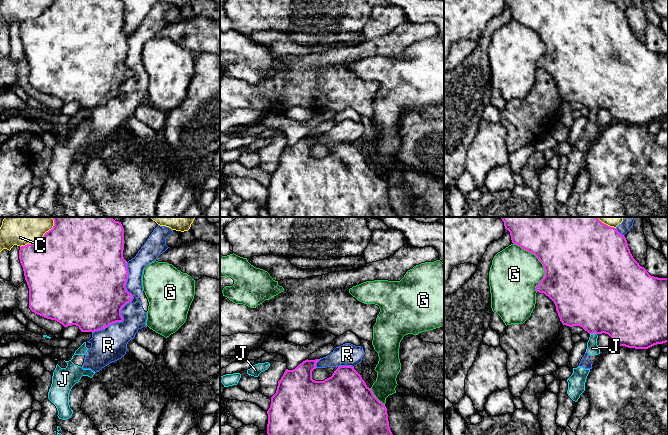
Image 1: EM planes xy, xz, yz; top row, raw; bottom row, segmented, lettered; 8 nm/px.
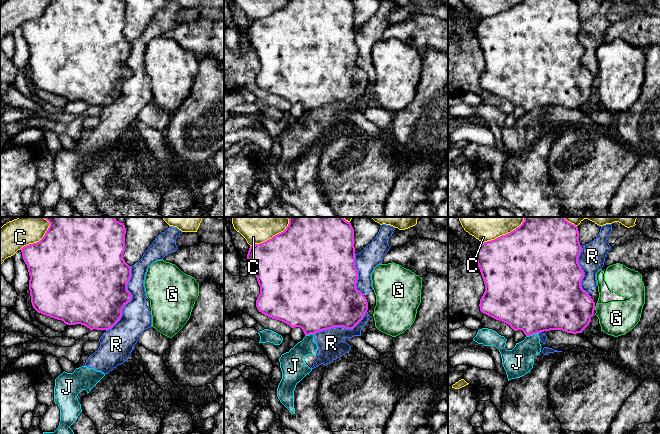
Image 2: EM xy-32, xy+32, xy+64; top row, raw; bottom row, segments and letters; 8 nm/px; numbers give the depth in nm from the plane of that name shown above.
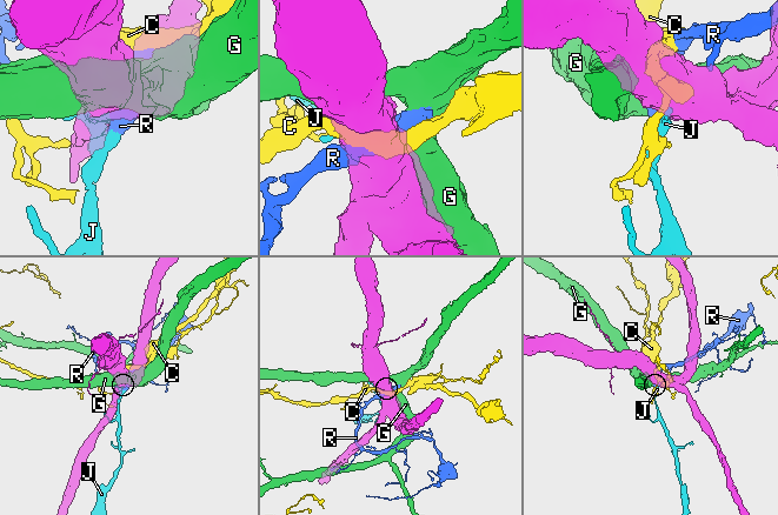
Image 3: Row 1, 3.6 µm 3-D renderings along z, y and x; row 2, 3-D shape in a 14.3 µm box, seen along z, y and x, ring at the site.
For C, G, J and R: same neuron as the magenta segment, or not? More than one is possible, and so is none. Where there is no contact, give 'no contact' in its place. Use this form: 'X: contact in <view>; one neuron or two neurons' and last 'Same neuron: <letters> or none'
C: contact in xy; two neurons
G: contact in yz; two neurons
J: contact in yz; two neurons
R: contact in xy; two neurons
Same neuron: none

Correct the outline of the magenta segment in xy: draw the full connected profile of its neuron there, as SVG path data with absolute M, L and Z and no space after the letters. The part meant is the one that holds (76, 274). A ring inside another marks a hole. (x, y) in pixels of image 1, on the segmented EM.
M51 217L54 226L36 243L21 246L19 259L29 288L29 308L64 327L76 325L81 332L95 332L122 322L121 309L132 301L126 290L127 261L123 257L124 228L112 217Z

